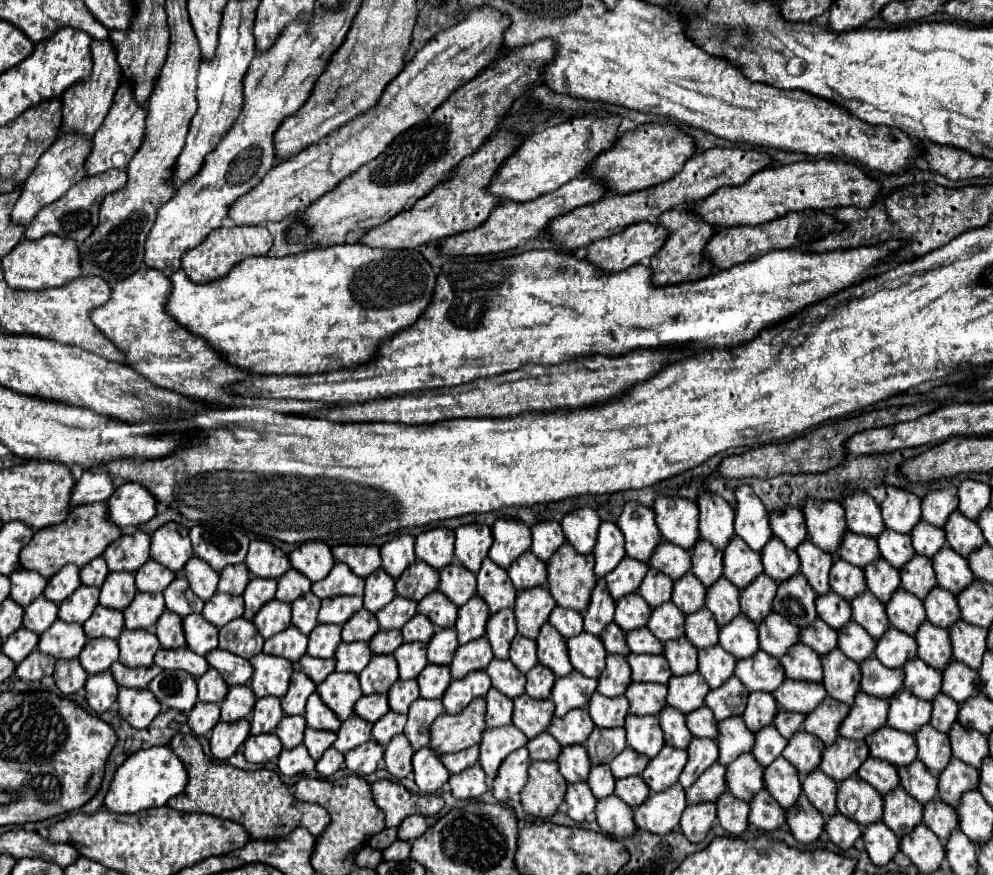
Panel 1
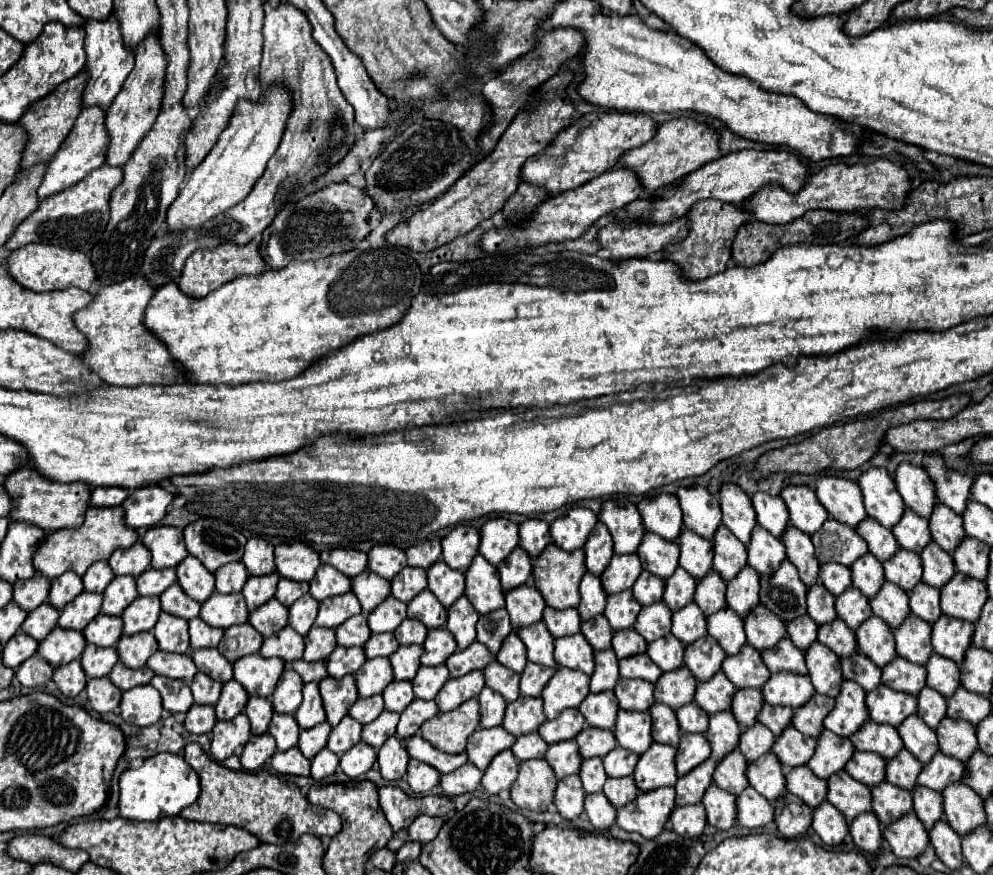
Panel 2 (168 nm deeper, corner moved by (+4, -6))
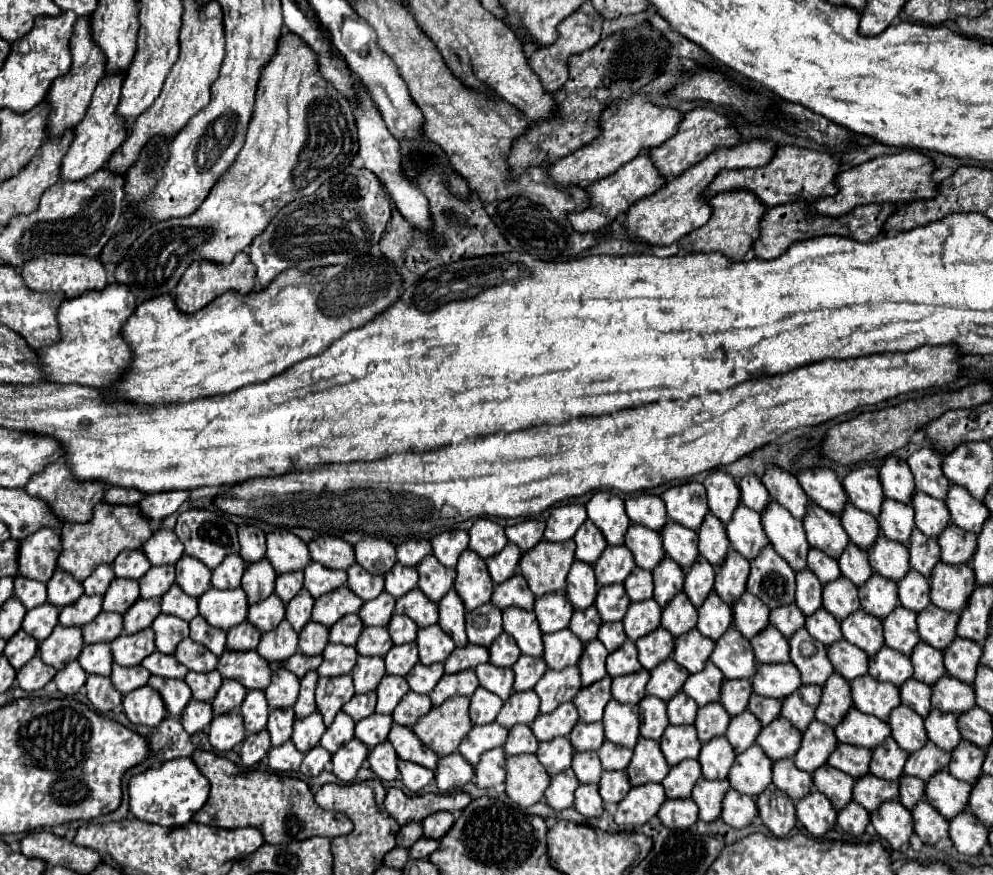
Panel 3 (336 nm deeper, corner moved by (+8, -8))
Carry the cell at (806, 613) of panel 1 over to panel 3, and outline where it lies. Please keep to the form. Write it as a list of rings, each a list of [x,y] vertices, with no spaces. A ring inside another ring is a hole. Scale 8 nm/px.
[[[769,545],[751,561],[747,591],[759,597],[769,609],[791,605],[795,603],[795,571]]]

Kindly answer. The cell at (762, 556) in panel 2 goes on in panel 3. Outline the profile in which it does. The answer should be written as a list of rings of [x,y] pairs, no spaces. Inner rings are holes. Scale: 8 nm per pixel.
[[[739,505],[733,513],[733,519],[725,527],[731,547],[741,553],[747,561],[753,561],[765,545],[769,545],[769,539],[765,537],[763,525],[761,525],[761,515],[753,513],[745,505]]]

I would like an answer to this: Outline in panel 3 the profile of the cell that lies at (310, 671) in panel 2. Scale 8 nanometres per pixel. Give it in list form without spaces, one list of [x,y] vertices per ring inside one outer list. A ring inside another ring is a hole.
[[[295,653],[293,657],[289,657],[285,661],[285,667],[295,673],[299,679],[307,673],[307,671],[317,671],[317,667],[321,665],[323,657],[321,655],[315,655],[315,657],[307,657],[307,655],[301,655],[301,653]]]

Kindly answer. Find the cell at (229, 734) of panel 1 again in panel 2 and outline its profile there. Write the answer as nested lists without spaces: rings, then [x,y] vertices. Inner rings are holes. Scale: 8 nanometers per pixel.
[[[239,713],[235,719],[217,721],[211,729],[211,755],[217,761],[223,761],[235,753],[237,747],[245,745],[251,737],[249,719],[245,713]]]

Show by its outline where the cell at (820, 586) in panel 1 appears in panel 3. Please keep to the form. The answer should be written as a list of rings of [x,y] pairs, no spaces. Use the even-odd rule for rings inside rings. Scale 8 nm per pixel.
[[[769,503],[769,507],[761,515],[761,523],[773,549],[793,567],[795,573],[803,571],[807,567],[809,553],[803,523],[777,503]]]

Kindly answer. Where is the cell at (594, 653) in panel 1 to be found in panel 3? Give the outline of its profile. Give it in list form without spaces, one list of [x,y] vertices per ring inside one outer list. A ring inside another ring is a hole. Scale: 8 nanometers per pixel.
[[[569,629],[543,635],[543,645],[545,645],[543,659],[547,667],[555,671],[577,665],[583,653],[583,643]]]

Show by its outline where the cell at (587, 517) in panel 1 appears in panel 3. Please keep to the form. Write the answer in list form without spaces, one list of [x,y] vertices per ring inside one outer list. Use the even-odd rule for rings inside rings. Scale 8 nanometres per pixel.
[[[571,503],[565,507],[555,507],[551,517],[547,519],[545,539],[551,543],[565,543],[575,537],[577,529],[587,521],[587,513],[583,505]]]

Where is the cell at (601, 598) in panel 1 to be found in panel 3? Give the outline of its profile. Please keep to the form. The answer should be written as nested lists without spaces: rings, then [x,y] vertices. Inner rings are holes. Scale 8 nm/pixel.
[[[575,561],[567,575],[567,599],[579,611],[589,609],[597,597],[597,581],[593,567],[581,561]]]

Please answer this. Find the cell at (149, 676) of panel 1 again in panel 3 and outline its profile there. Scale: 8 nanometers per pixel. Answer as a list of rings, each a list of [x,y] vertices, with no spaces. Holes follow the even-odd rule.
[[[113,665],[113,671],[111,671],[111,683],[113,687],[127,695],[131,691],[135,691],[137,687],[143,687],[147,685],[147,679],[151,677],[151,673],[143,667],[143,665],[135,665],[135,667],[121,667],[121,665]]]

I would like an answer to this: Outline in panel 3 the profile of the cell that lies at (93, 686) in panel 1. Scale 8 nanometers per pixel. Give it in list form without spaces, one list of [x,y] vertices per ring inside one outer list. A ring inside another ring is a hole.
[[[89,675],[87,683],[85,683],[85,689],[87,689],[87,699],[91,701],[91,705],[99,713],[107,713],[107,711],[121,705],[123,695],[111,685],[109,677]]]

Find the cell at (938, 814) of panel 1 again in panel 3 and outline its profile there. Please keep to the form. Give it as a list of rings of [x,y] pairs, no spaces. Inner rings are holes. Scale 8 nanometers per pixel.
[[[903,775],[901,781],[899,781],[899,789],[901,789],[899,801],[907,809],[913,809],[913,805],[917,805],[921,799],[925,799],[925,783],[921,779],[917,779],[917,777]]]

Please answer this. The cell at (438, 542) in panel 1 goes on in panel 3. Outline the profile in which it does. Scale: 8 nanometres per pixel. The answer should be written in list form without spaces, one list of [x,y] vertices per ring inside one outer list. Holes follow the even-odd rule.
[[[409,539],[397,545],[397,559],[401,565],[407,567],[417,567],[429,553],[431,553],[431,543],[427,539]]]

